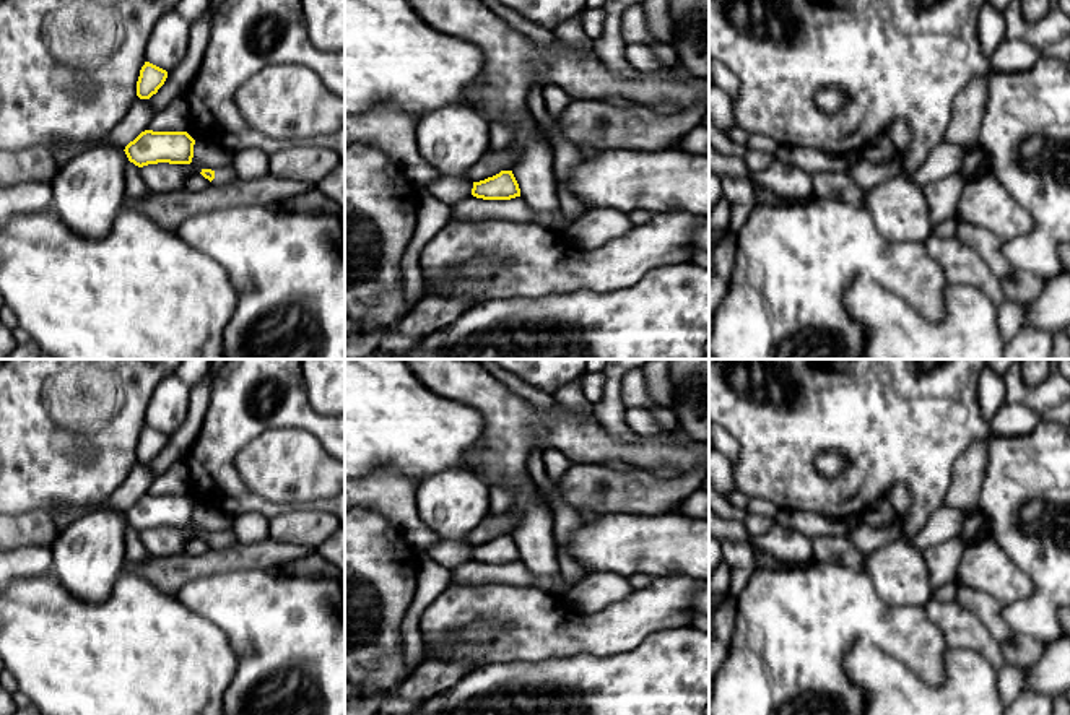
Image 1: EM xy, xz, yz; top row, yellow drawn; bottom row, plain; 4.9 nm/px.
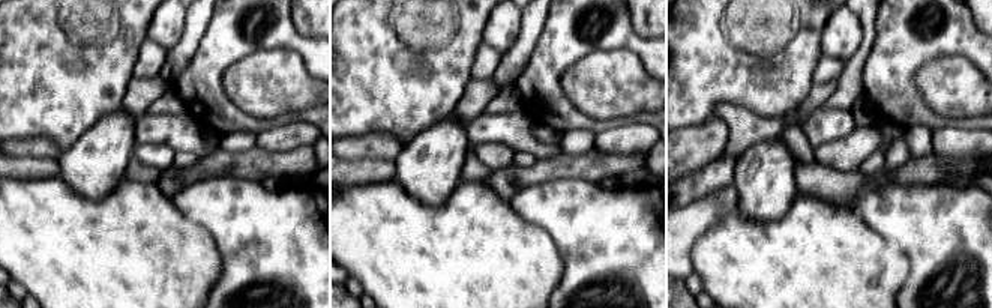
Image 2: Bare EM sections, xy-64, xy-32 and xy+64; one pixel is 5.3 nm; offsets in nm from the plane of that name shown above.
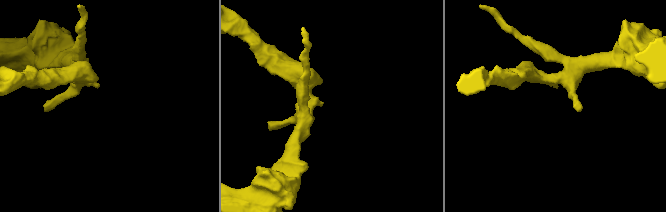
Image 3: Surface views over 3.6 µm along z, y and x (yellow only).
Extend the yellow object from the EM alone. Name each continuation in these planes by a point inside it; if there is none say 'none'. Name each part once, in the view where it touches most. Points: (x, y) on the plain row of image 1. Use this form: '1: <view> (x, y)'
1: xy (223, 540)

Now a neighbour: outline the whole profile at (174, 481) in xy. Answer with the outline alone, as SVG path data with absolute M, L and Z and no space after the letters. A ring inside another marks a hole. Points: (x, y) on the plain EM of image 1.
M184 460L156 476L148 489L153 496L185 496L190 491L190 474Z

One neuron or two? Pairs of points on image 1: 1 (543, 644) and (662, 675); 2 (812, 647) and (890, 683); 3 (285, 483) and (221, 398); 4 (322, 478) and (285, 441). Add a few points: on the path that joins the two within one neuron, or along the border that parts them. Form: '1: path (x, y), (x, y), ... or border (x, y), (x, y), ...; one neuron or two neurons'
1: border (621, 654), (574, 654), (552, 657), (545, 662); two neurons
2: border (861, 639), (848, 650), (844, 671), (865, 694); two neurons
3: border (291, 429), (249, 441), (238, 473); two neurons
4: path (313, 468), (295, 450); one neuron

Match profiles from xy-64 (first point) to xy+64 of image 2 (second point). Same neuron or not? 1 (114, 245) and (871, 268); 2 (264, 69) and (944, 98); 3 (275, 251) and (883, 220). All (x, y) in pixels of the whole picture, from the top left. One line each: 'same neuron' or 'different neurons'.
1: same neuron
2: same neuron
3: same neuron

